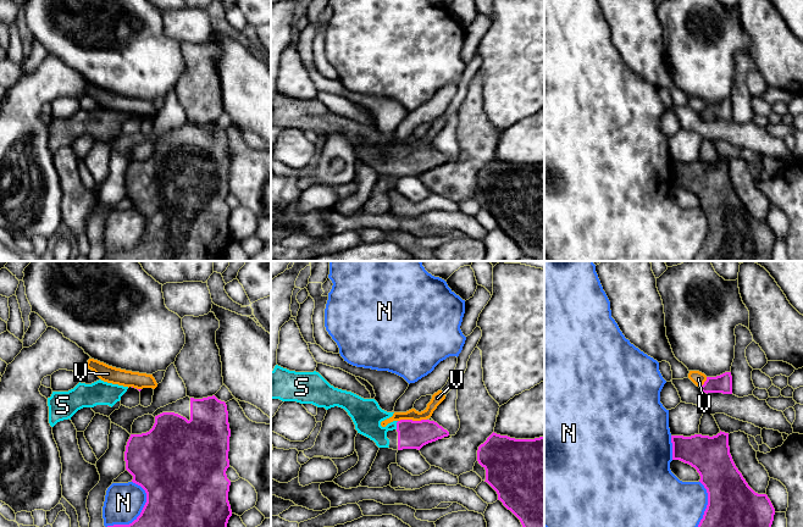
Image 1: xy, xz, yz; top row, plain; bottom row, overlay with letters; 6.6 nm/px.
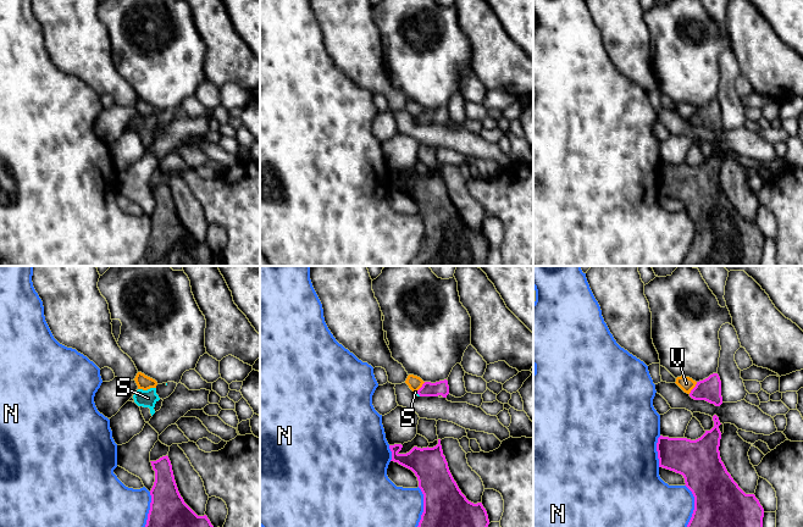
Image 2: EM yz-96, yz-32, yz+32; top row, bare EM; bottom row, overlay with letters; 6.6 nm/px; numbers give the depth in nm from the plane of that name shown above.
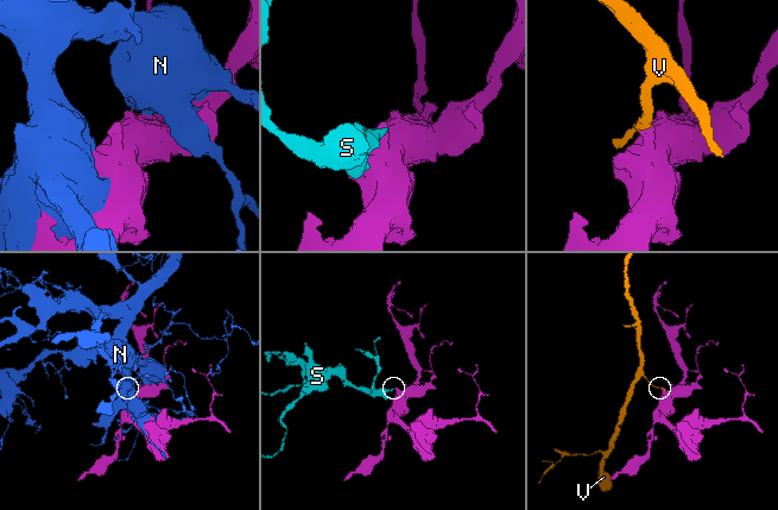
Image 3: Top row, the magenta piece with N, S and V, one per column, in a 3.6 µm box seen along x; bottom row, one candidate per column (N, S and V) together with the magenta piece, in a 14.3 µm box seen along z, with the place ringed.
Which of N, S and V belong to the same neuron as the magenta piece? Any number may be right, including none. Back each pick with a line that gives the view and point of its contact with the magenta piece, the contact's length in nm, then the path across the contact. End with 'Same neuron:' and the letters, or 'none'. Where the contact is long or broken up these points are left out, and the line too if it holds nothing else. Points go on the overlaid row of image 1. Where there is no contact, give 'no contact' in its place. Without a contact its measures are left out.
S: xz (397, 425) | 60 nm | across xz (411, 434), (404, 427), (397, 425), (381, 428), (366, 414)
Same neuron: S

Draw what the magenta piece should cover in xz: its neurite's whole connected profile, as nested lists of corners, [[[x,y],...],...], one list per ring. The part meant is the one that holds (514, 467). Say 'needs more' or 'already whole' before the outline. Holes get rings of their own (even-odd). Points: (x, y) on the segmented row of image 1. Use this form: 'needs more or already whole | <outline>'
already whole | [[[492,433],[478,446],[477,461],[486,470],[486,481],[498,494],[498,500],[510,510],[522,527],[544,527],[544,437],[535,439],[515,439]]]

